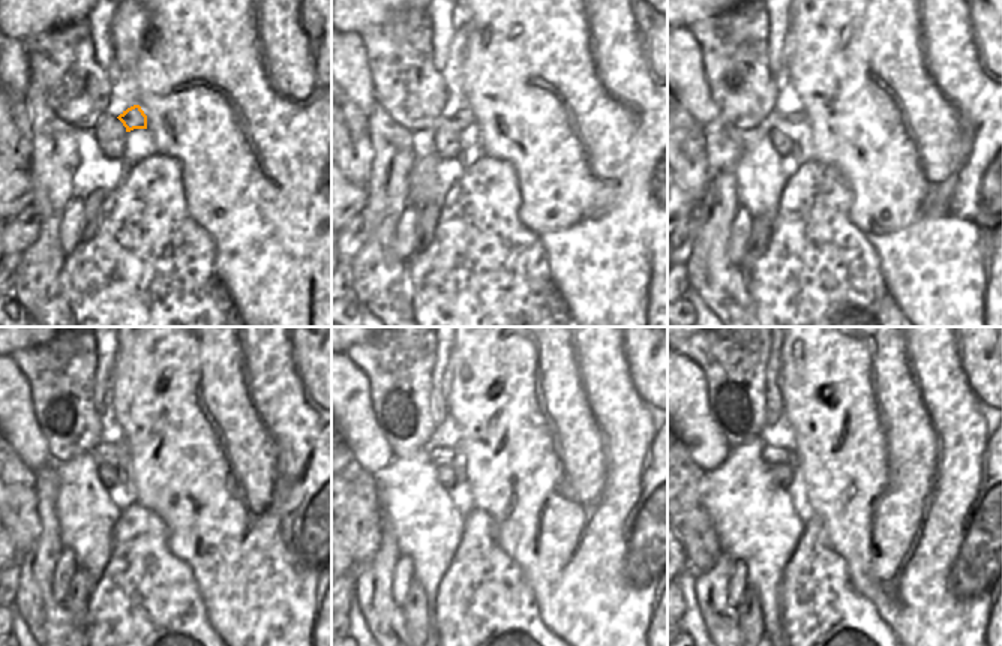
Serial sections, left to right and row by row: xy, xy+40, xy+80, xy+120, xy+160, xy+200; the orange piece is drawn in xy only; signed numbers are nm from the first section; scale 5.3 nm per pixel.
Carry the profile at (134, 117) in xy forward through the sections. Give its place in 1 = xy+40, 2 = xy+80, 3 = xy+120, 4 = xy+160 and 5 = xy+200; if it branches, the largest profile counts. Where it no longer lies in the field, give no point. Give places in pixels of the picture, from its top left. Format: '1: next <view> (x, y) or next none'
1: next xy+40 (465, 117)
2: next xy+80 (774, 120)
3: next xy+120 (110, 454)
4: next xy+160 (438, 456)
5: next xy+200 (770, 454)

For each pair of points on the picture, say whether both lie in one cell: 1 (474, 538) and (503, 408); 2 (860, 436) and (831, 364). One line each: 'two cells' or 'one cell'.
1: two cells
2: one cell

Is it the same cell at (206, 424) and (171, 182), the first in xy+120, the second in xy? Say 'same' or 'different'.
different

